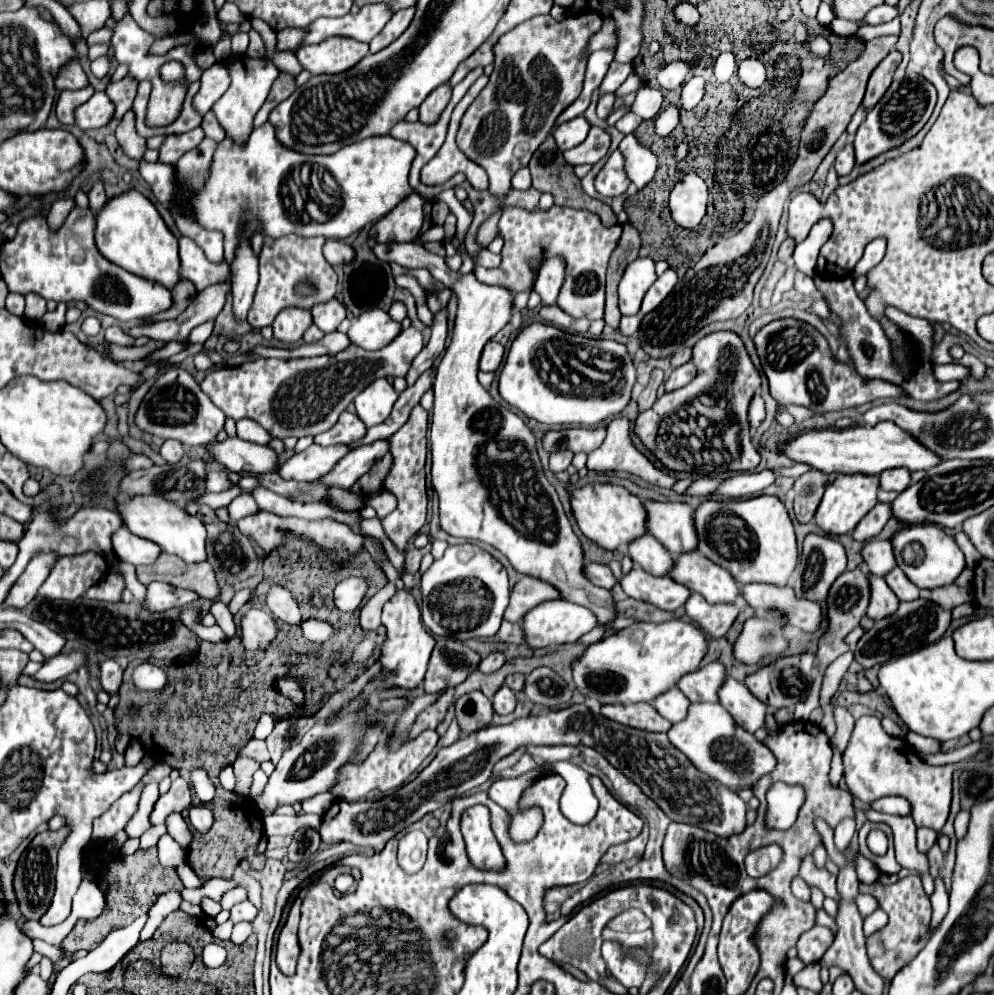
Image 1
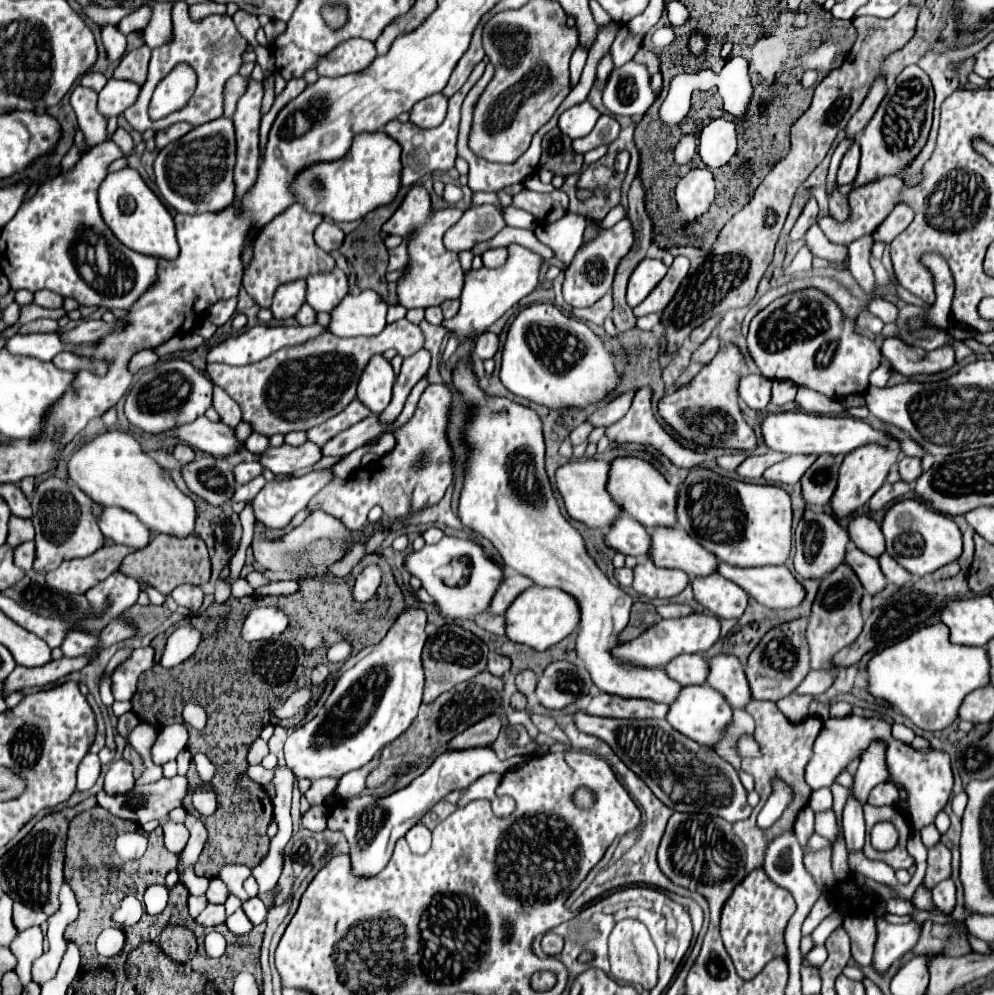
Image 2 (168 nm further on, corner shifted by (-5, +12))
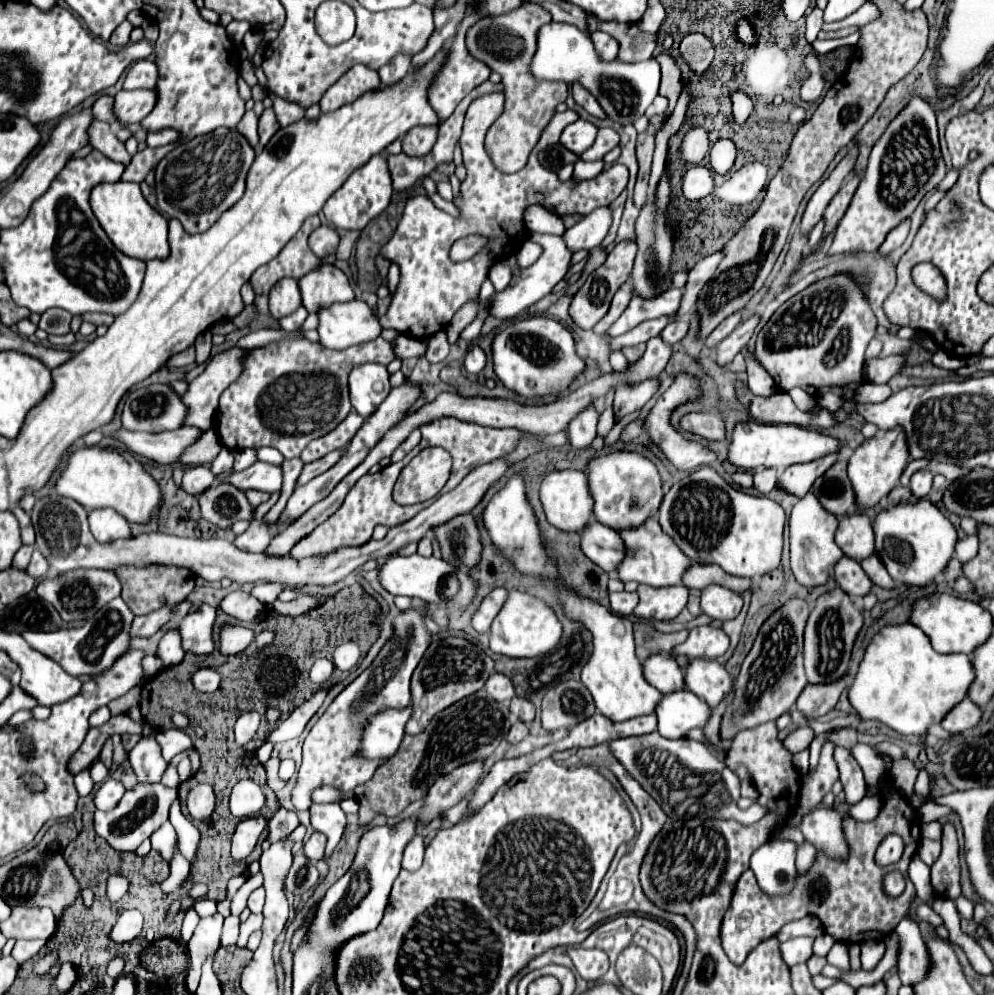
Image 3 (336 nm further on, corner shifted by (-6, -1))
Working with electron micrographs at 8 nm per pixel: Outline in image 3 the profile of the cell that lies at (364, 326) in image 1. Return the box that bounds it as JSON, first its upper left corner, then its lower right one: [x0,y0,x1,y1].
[318,299,382,349]

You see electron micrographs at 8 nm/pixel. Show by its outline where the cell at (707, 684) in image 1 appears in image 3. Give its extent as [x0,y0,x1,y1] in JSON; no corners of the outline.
[642,653,684,693]

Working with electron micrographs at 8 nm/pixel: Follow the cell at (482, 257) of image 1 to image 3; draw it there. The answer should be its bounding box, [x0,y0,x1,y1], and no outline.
[490,263,512,291]

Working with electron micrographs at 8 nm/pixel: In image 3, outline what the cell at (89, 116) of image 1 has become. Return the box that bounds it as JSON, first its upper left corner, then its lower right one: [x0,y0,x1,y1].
[114,89,156,125]

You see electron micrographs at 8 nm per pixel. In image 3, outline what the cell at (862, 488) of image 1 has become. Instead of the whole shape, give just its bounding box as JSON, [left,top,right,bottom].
[848,427,908,507]

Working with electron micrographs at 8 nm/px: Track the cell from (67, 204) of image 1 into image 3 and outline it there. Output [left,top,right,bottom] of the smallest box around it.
[88,119,132,165]

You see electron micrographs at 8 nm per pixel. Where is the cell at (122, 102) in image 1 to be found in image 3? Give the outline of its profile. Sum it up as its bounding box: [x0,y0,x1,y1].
[124,59,158,89]

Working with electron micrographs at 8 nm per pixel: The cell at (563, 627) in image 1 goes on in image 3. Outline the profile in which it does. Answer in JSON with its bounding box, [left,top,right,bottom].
[488,589,562,657]

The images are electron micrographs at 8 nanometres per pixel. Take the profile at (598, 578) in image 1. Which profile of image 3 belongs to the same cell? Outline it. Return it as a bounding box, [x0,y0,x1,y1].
[610,591,638,617]

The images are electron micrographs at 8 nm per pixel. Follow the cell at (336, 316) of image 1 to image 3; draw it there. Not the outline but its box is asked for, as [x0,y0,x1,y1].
[298,261,356,313]

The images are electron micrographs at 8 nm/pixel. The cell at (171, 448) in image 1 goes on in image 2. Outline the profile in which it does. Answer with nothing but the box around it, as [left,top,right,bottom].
[173,444,195,464]

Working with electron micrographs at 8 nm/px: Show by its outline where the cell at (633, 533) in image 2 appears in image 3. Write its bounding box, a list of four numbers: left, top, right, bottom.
[580,521,624,575]

